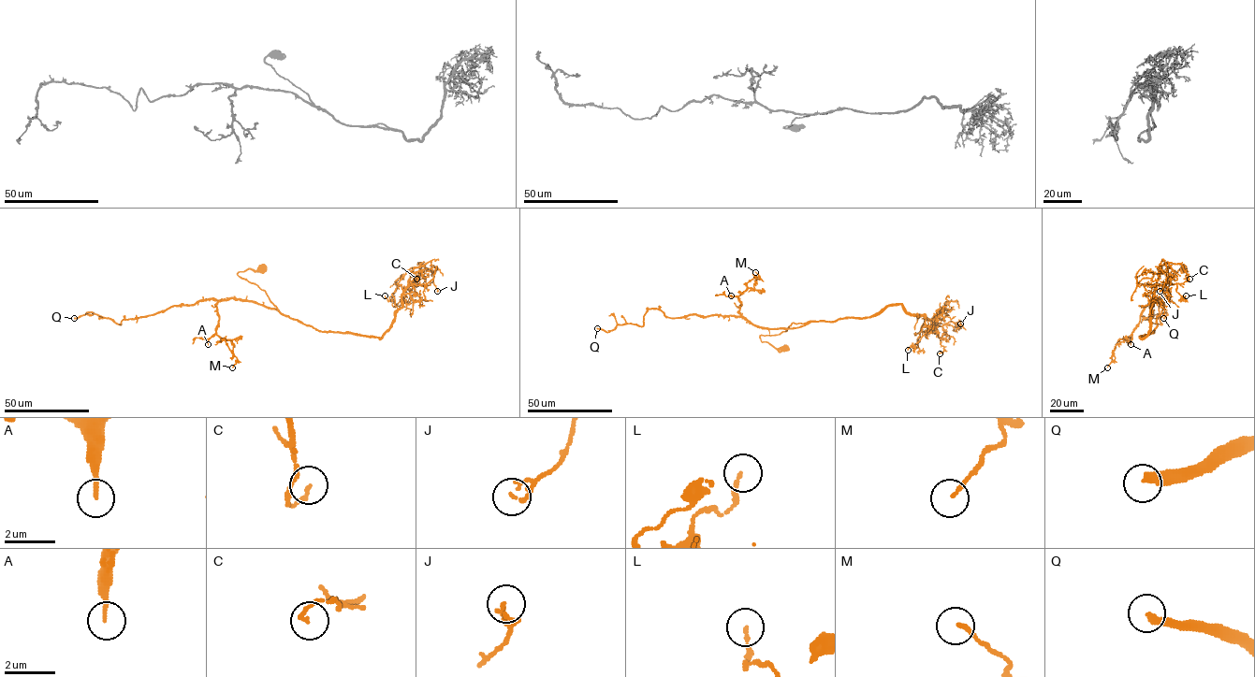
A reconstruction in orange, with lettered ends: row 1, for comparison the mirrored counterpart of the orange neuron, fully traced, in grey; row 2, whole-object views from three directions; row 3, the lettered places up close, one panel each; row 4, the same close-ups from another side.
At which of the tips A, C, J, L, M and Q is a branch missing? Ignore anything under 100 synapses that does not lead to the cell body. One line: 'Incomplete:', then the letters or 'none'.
Incomplete: Q

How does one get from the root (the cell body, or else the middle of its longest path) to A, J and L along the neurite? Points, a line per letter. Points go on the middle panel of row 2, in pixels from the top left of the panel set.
A: (784, 347), (775, 348), (760, 336), (805, 324), (796, 328), (754, 325), (739, 312), (739, 297), (731, 295)
J: (784, 347), (760, 336), (780, 334), (793, 323), (875, 316), (899, 305), (955, 331), (960, 324)
L: (784, 347), (760, 336), (780, 334), (793, 323), (875, 316), (900, 305), (926, 318), (919, 341), (908, 350)

